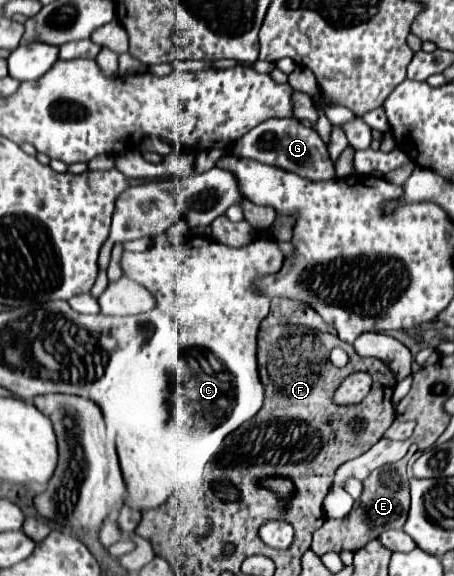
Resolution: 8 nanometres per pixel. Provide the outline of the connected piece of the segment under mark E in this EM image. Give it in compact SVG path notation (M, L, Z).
M413 444L409 454L389 466L383 466L375 470L365 482L363 482L363 494L355 502L351 514L345 520L325 520L325 524L315 532L311 550L315 550L317 556L323 556L327 552L341 554L343 550L357 552L363 548L367 542L379 538L385 530L401 530L403 524L407 522L407 512L409 512L409 476L407 476L407 462L415 454L417 446Z

